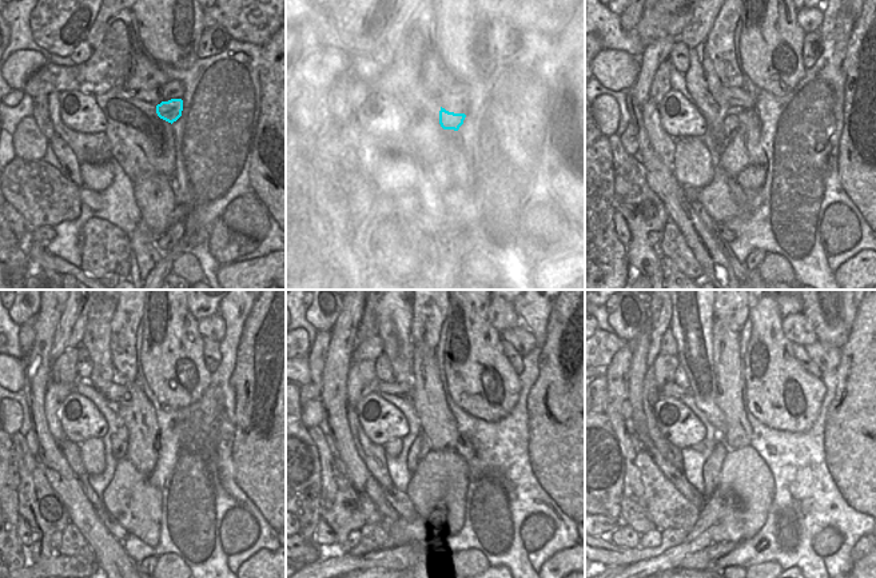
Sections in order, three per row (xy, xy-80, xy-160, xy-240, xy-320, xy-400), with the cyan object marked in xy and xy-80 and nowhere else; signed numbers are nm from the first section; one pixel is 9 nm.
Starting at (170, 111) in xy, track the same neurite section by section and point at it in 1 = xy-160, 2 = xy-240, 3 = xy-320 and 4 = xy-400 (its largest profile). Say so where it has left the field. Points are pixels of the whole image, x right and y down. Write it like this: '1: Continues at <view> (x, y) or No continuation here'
1: Continues at xy-160 (731, 122)
2: Continues at xy-240 (120, 441)
3: Continues at xy-320 (421, 446)
4: Continues at xy-400 (712, 467)

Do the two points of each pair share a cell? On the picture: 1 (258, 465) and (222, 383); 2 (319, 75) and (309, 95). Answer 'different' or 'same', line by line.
1: different
2: different

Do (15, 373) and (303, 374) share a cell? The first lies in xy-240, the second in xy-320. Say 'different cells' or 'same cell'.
same cell

